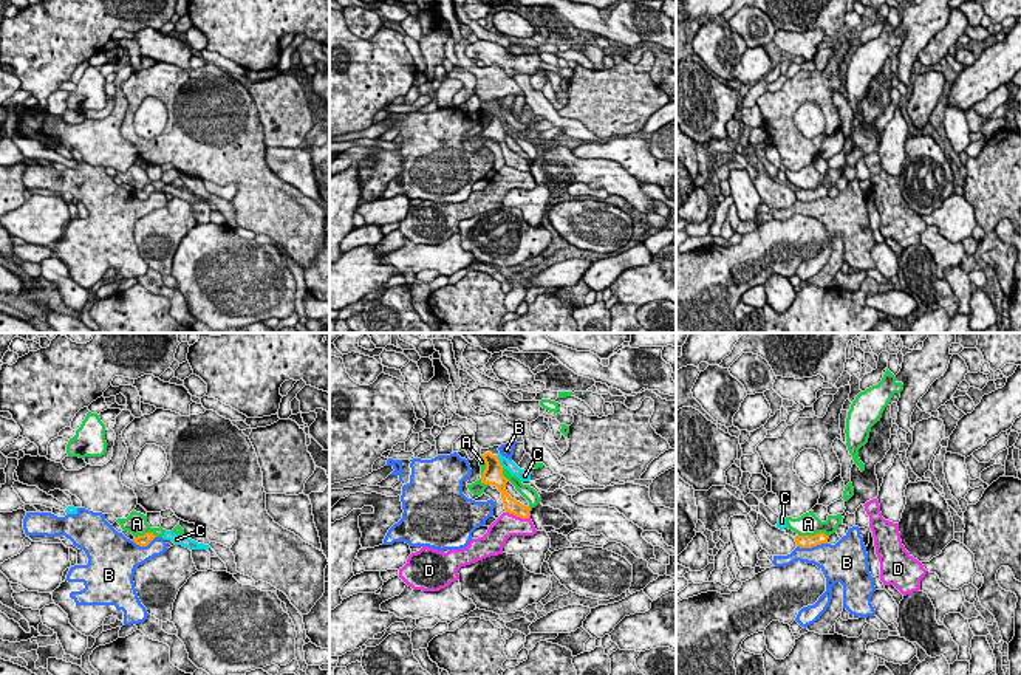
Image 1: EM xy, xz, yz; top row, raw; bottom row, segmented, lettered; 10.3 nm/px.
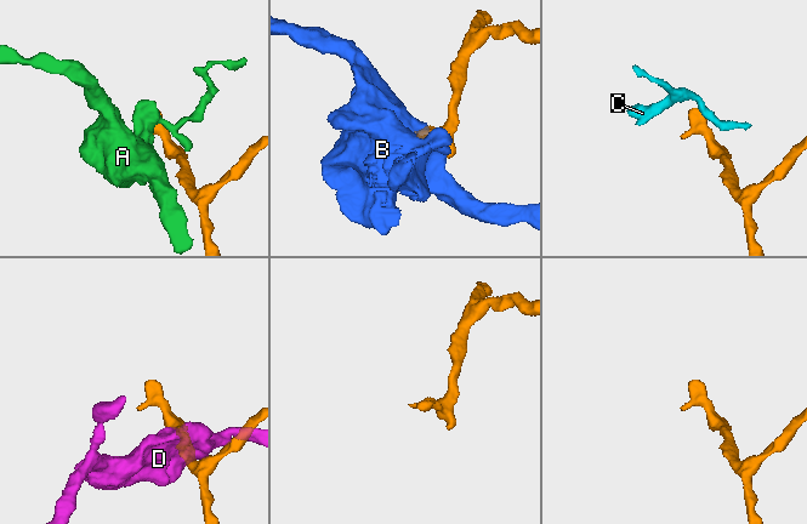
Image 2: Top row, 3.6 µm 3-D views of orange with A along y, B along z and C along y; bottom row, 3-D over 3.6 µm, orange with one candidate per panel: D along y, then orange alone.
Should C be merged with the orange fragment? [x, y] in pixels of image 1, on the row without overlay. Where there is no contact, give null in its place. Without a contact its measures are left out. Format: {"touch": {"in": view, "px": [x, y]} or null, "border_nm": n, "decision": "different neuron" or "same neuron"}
{"touch": {"in": "xz", "px": [498, 115]}, "border_nm": 150, "decision": "different neuron"}

